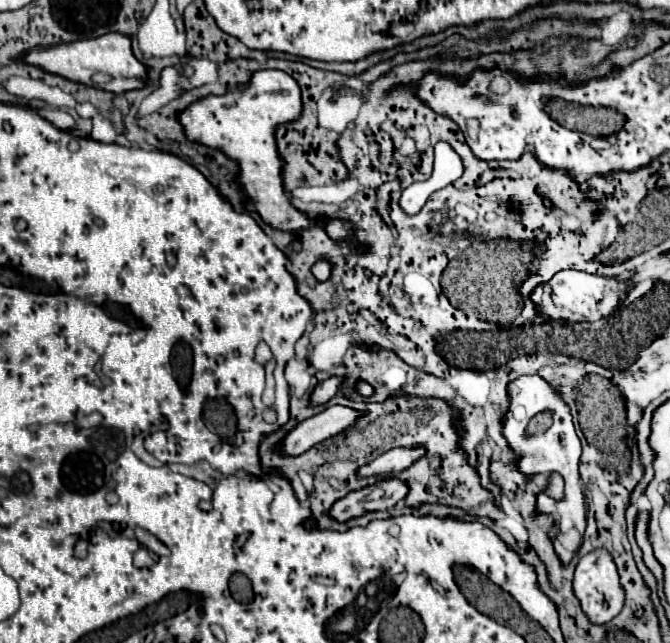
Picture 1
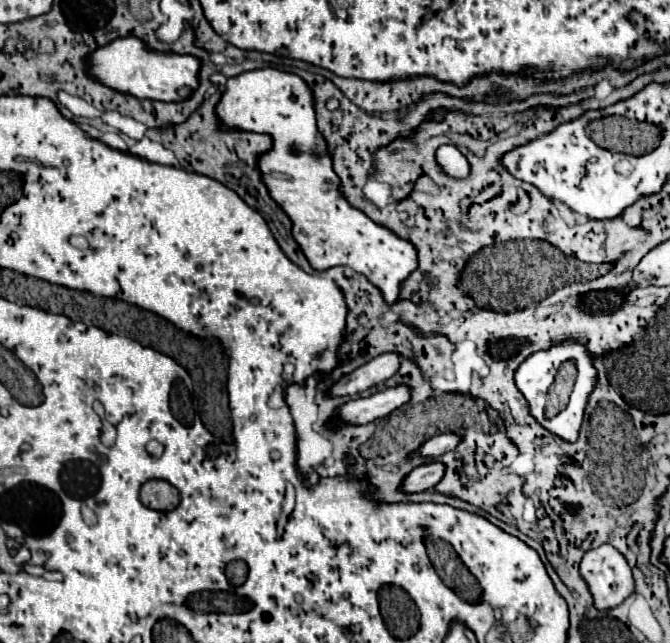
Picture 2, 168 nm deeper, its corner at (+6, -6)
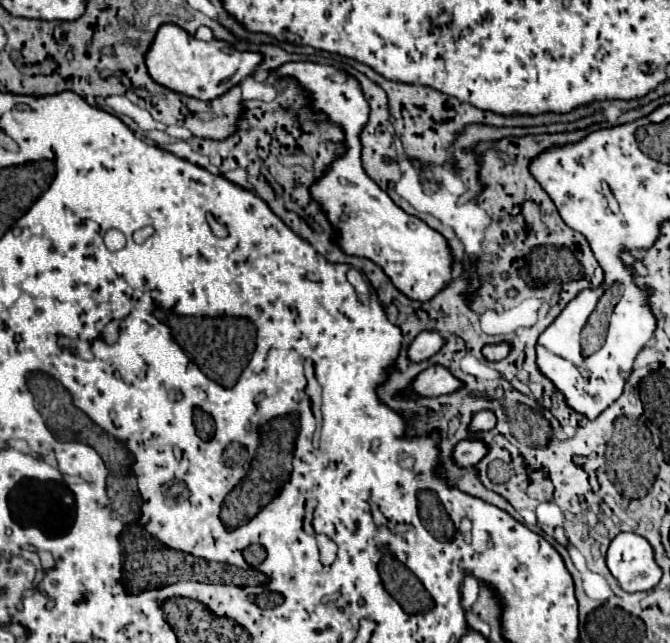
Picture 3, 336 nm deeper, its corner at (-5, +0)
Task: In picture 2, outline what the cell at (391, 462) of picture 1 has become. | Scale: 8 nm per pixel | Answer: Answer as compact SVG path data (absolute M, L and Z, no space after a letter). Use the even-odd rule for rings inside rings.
M447 432L447 434L439 434L435 438L431 438L429 442L425 442L417 454L421 456L427 456L427 458L437 458L449 450L455 450L455 446L461 442L461 436L459 434L453 434L453 432Z

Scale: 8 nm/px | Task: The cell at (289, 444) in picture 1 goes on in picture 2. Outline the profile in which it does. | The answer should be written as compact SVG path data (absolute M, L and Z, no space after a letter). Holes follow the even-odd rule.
M397 384L393 388L379 390L367 398L357 398L339 408L339 414L349 424L367 424L377 418L389 416L393 410L401 408L411 400L411 388L407 384Z

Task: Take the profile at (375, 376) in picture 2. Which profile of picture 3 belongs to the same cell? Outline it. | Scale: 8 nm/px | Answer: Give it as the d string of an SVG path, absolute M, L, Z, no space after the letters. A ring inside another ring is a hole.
M420 332L410 344L410 360L422 362L434 356L444 344L444 338L438 332Z

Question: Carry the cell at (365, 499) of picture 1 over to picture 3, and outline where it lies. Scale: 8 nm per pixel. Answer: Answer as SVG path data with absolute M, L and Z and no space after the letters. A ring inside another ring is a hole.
M462 440L456 444L454 452L452 452L452 460L460 466L460 468L474 468L486 454L486 446L484 442L476 442L476 440Z

